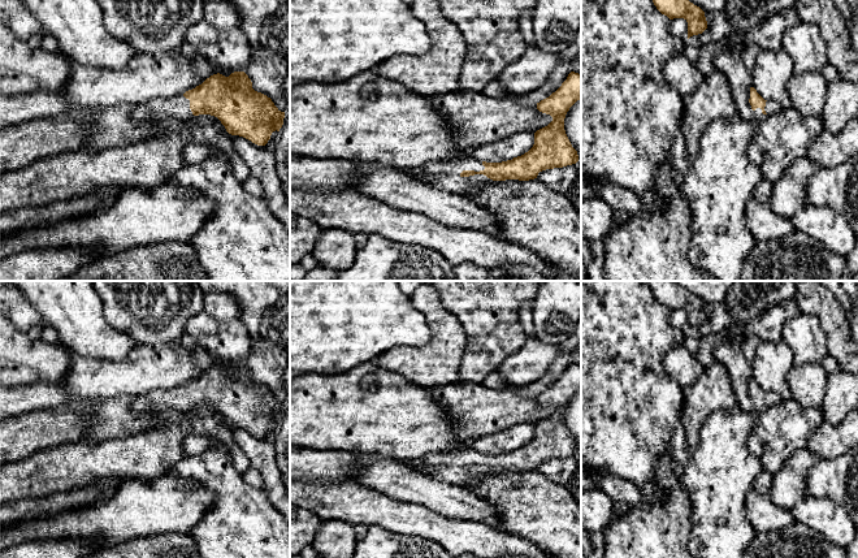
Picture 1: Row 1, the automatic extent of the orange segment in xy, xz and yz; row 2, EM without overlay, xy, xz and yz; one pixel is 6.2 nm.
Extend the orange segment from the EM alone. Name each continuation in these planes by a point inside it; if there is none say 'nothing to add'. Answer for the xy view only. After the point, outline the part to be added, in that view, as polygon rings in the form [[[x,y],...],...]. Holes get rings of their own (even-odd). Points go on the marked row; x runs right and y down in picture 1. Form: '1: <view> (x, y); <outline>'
1: xy (178, 107); [[[183,95],[169,99],[153,99],[138,107],[130,116],[136,125],[143,121],[159,121],[162,117],[170,117],[179,121],[190,122],[194,117],[190,109],[190,100]]]

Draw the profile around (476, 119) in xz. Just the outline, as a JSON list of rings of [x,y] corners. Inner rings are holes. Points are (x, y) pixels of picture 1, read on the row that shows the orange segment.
[[[460,88],[436,96],[432,103],[446,117],[462,150],[489,144],[520,130],[536,133],[552,121],[537,105],[523,107],[511,95],[490,98],[482,91]]]

